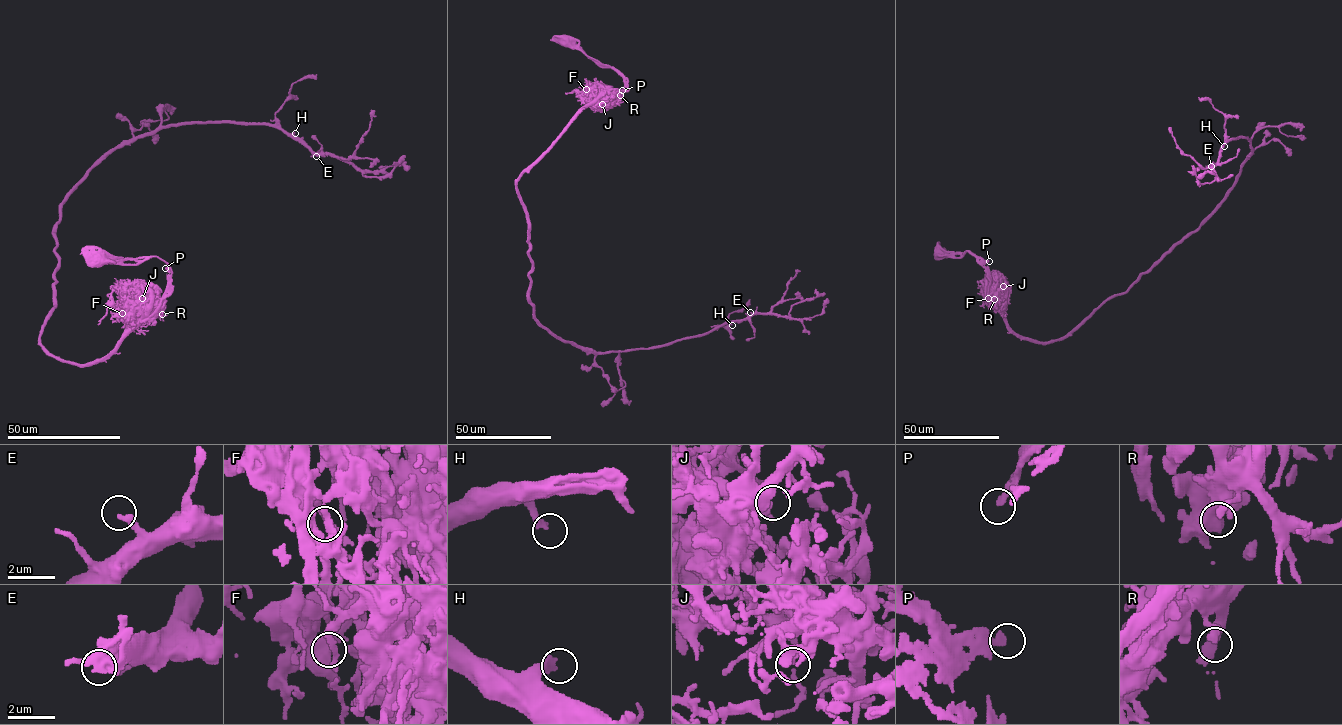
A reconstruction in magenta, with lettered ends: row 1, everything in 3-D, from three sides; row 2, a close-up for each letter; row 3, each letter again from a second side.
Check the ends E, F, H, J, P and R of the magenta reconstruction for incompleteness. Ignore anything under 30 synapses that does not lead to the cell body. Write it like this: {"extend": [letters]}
{"extend": ["H"]}

